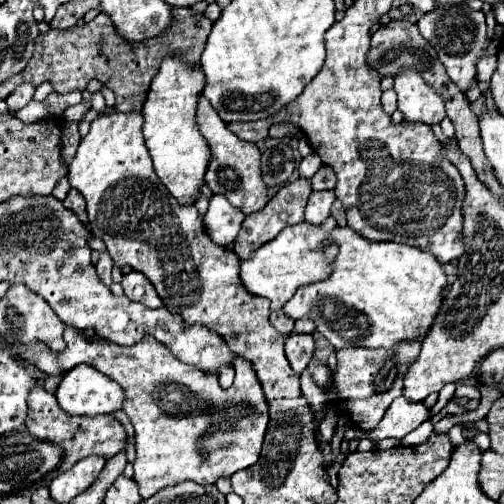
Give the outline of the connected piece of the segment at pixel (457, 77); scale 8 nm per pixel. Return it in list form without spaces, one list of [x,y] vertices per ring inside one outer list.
[[[452,4],[446,6],[438,6],[432,12],[424,14],[418,20],[418,28],[420,34],[434,46],[434,50],[438,52],[438,58],[442,60],[442,64],[446,66],[446,72],[450,76],[450,80],[462,90],[466,92],[474,82],[476,82],[476,62],[480,56],[484,54],[496,54],[498,48],[496,44],[488,42],[486,36],[486,18],[484,12],[470,12],[470,14],[440,14],[446,8],[450,8]]]

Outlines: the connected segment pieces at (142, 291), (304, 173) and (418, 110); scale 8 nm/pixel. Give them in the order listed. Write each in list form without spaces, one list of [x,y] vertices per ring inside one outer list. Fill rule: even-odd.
[[[140,272],[126,274],[122,280],[122,288],[124,288],[124,294],[132,302],[142,302],[148,308],[160,308],[162,306],[162,300],[156,294],[152,282],[146,276],[142,276]]]
[[[312,152],[310,156],[306,156],[302,162],[300,162],[300,166],[298,166],[298,172],[300,172],[300,176],[302,178],[306,178],[306,180],[310,180],[318,170],[320,170],[320,166],[322,166],[322,162],[320,162],[320,156],[316,156],[316,152]]]
[[[402,70],[394,76],[394,90],[398,94],[398,110],[410,122],[436,124],[446,118],[442,96],[426,84],[420,72]]]

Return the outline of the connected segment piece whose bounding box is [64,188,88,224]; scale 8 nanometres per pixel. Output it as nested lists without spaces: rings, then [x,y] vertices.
[[[72,188],[70,190],[70,194],[66,196],[66,200],[64,200],[64,206],[68,208],[68,210],[72,210],[78,218],[80,218],[80,222],[82,224],[88,224],[88,214],[86,214],[86,200]]]

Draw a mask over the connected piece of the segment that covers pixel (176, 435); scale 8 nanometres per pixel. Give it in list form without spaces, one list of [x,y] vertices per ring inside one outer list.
[[[66,326],[64,340],[66,350],[64,352],[52,352],[46,346],[22,346],[22,344],[9,344],[9,347],[17,352],[24,360],[30,360],[36,364],[38,370],[48,374],[60,374],[68,372],[76,365],[90,364],[110,380],[118,382],[124,392],[124,412],[128,414],[130,422],[136,430],[136,462],[134,462],[134,480],[140,486],[140,496],[150,498],[156,492],[192,480],[196,484],[216,484],[222,476],[232,476],[238,470],[244,470],[252,464],[256,464],[260,456],[260,448],[264,442],[266,426],[268,426],[268,404],[262,392],[262,386],[252,374],[252,364],[246,358],[234,358],[232,366],[236,370],[234,384],[224,390],[218,382],[218,376],[212,372],[202,372],[196,366],[180,362],[168,346],[162,346],[154,338],[144,338],[144,342],[138,342],[136,346],[118,346],[118,344],[98,344],[88,342],[86,334],[92,334],[90,330],[78,332],[76,328]]]

